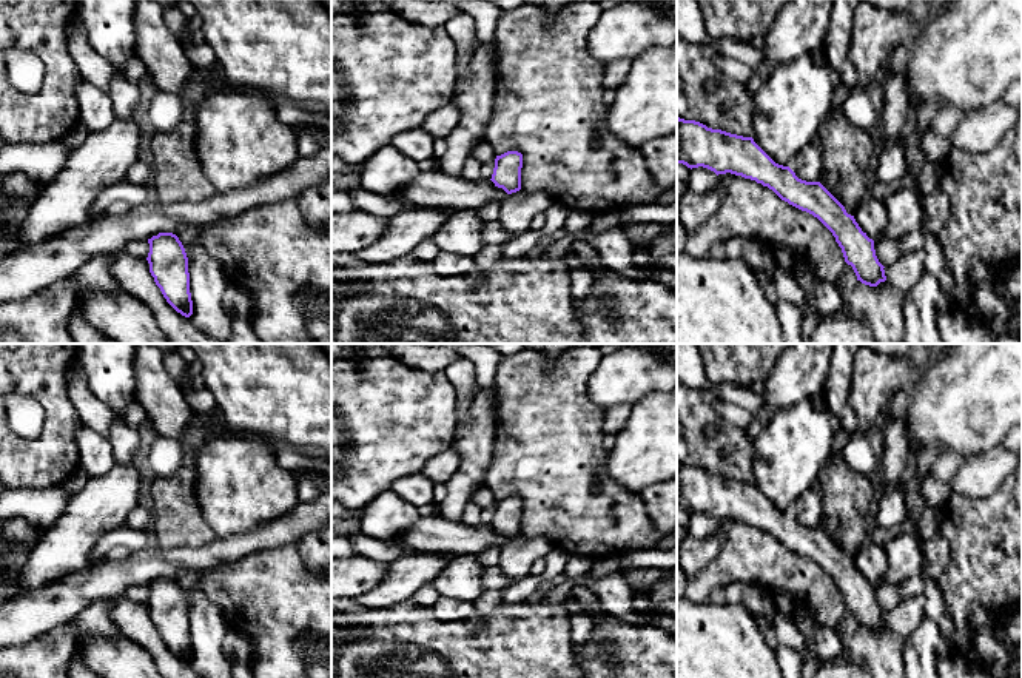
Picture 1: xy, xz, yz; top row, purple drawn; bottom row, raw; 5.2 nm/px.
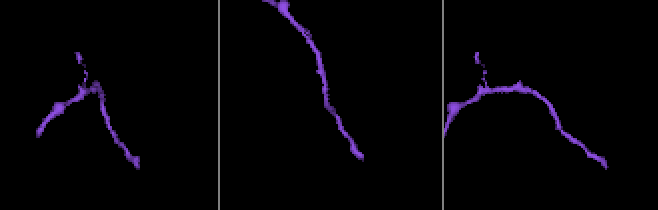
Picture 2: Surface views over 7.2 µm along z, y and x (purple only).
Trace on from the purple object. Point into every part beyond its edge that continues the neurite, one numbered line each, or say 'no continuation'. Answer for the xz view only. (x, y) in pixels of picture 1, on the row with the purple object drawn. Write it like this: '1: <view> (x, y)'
no continuation

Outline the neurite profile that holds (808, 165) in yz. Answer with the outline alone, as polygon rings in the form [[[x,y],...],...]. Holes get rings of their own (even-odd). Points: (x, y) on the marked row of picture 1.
[[[819,134],[803,151],[800,151],[788,165],[798,179],[819,182],[823,173],[822,136]]]

